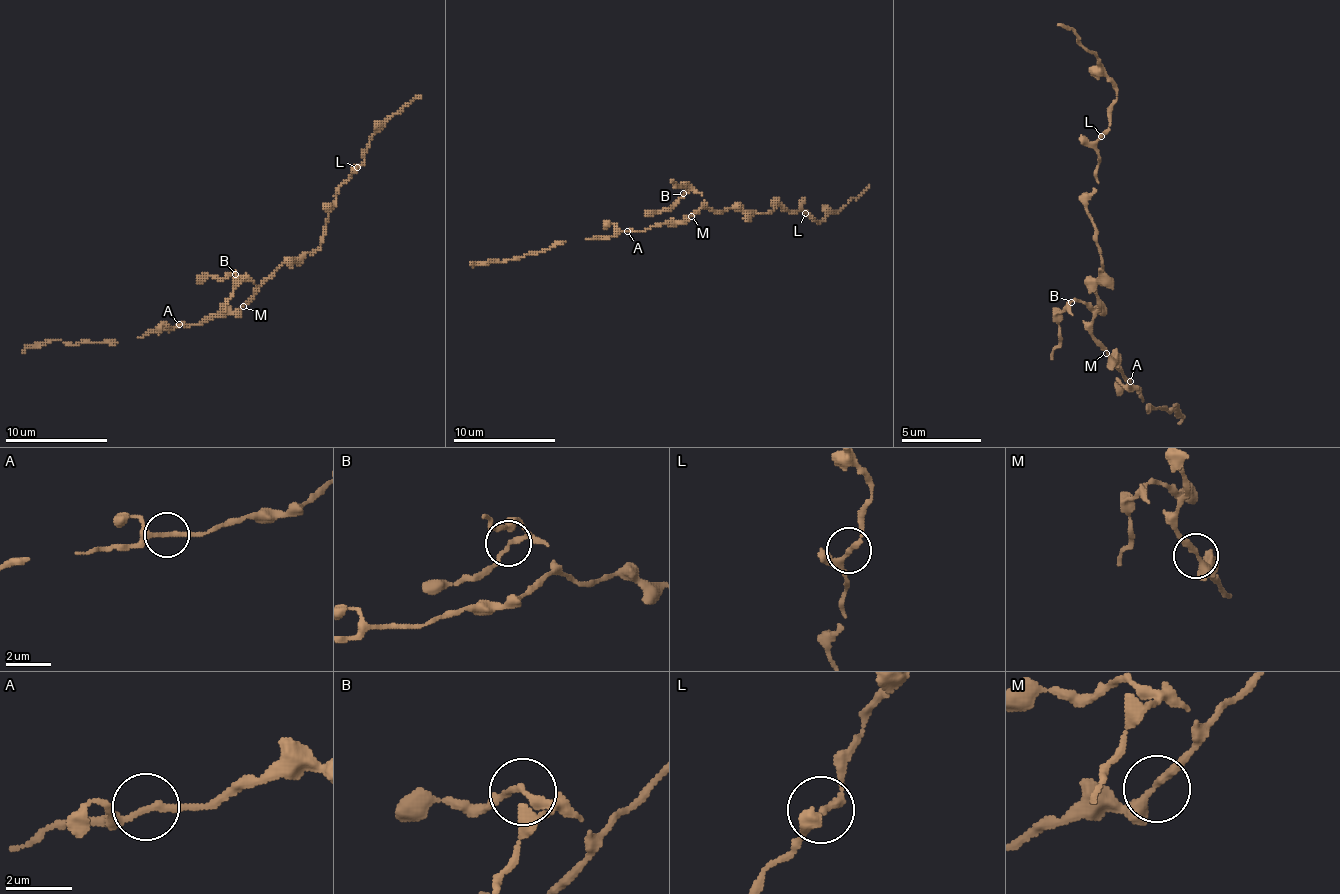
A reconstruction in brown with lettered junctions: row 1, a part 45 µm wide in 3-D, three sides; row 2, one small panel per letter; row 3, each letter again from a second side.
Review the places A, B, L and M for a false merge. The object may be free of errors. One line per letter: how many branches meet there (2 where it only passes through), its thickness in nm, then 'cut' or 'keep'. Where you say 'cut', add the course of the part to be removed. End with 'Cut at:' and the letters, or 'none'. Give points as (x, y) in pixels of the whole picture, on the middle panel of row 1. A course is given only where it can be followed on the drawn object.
A: 3 branches meet; 180 nm thick; keep
B: 3 branches meet; 170 nm thick; keep
L: 3 branches meet; 180 nm thick; keep
M: 3 branches meet; 220 nm thick; keep
Cut at: none

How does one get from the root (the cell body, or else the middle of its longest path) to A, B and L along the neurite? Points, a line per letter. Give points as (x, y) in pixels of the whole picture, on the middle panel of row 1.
A: (712, 208), (699, 208), (686, 221), (666, 221), (645, 231), (627, 231)
B: (712, 208), (704, 203), (699, 193), (691, 190), (684, 193)
L: (712, 208), (715, 211), (740, 208), (769, 213), (776, 203), (784, 211), (805, 213)

